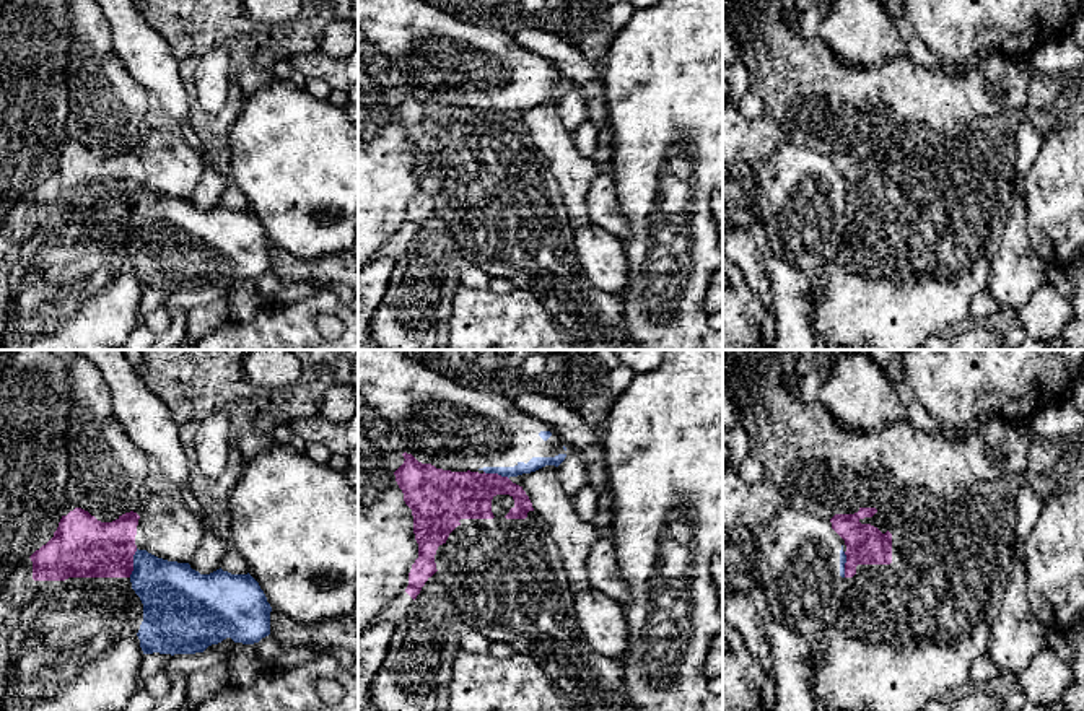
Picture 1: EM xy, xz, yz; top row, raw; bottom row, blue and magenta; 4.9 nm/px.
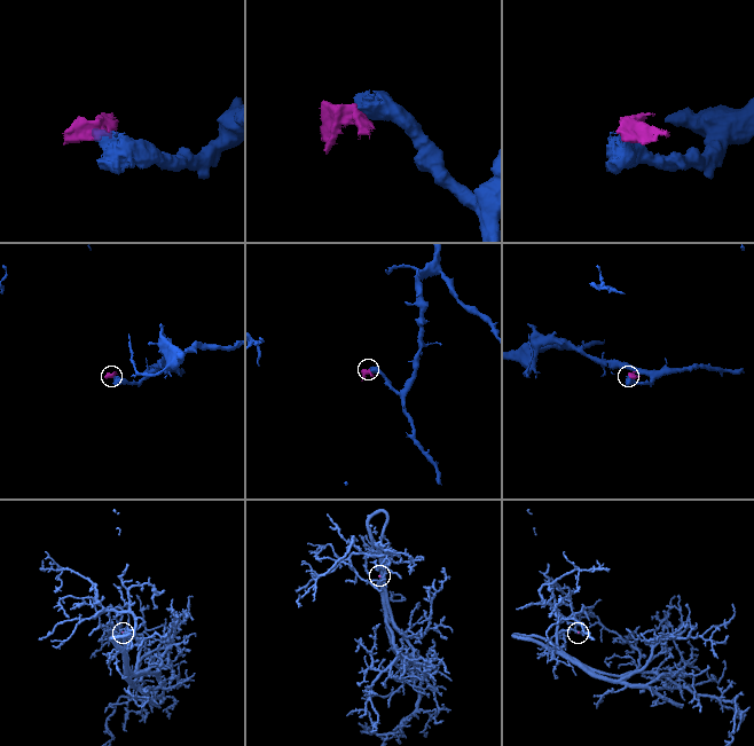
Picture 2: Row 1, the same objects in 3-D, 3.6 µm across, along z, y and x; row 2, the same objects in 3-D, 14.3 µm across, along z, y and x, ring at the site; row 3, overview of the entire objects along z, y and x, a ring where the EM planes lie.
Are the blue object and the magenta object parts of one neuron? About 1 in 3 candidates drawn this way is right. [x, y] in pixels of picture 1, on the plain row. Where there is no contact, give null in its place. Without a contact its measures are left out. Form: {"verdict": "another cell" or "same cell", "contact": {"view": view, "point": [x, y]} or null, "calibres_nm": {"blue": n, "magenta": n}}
{"verdict": "another cell", "contact": {"view": "xy", "point": [134, 199]}, "calibres_nm": {"blue": 320, "magenta": 300}}

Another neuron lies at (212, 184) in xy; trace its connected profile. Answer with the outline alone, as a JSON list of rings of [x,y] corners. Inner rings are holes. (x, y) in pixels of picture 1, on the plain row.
[[[203,164],[202,177],[189,200],[200,210],[210,210],[220,205],[221,195],[229,185],[231,181],[228,174],[215,171],[210,164]]]

